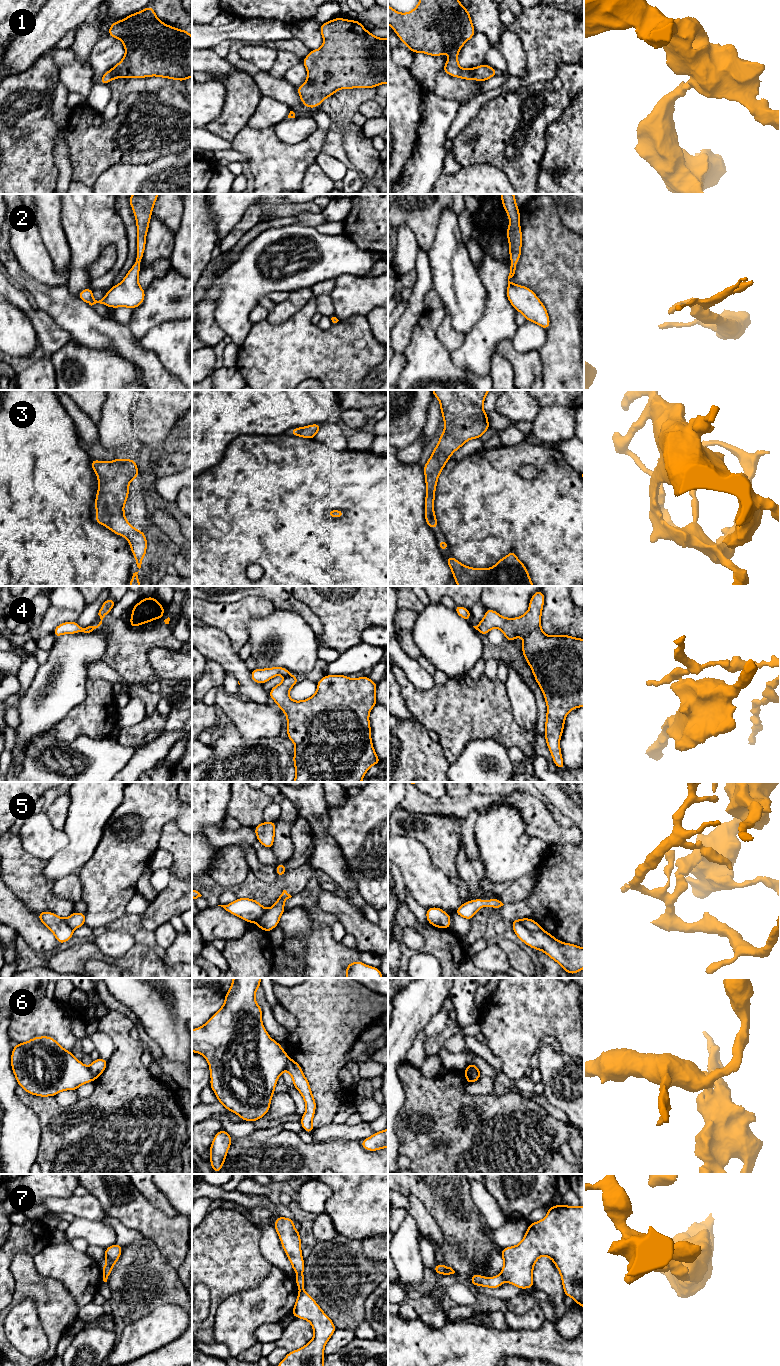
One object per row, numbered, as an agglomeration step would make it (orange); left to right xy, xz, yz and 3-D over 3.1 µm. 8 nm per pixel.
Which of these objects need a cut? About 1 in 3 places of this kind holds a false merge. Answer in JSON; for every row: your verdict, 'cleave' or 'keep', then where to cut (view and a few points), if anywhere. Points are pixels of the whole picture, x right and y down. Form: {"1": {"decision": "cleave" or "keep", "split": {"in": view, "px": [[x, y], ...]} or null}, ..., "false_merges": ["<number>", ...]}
{"1": {"decision": "keep", "split": null}, "2": {"decision": "keep", "split": null}, "3": {"decision": "keep", "split": null}, "4": {"decision": "cleave", "split": {"in": "xz", "px": [[290, 674], [286, 677]]}}, "5": {"decision": "cleave", "split": {"in": "yz", "px": [[520, 919], [530, 930], [538, 931], [541, 929]]}}, "6": {"decision": "cleave", "split": {"in": "yz", "px": [[468, 1066], [480, 1076]]}}, "7": {"decision": "cleave", "split": {"in": "yz", "px": [[500, 1275], [504, 1280]]}}, "false_merges": ["4", "5", "6", "7"]}

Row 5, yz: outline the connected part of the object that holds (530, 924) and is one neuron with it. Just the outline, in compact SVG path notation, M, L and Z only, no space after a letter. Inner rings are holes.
M522 918L521 922L530 931L537 932L537 931L541 930L541 926L535 920L533 920L533 919Z

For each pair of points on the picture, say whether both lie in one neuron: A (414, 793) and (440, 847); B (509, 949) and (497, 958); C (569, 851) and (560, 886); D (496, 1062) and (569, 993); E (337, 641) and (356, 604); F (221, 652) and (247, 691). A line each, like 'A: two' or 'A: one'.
A: two
B: two
C: one
D: two
E: one
F: one

